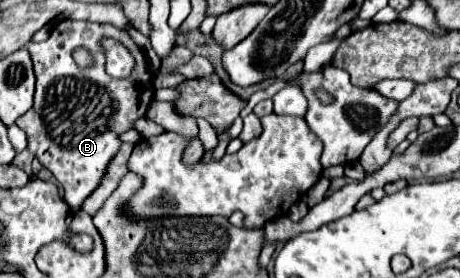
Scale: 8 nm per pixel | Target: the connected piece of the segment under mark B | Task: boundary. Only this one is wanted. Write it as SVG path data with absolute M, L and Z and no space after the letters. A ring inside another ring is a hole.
M61 21L51 37L43 43L29 43L29 55L33 59L33 71L37 77L35 103L17 119L17 125L27 133L29 151L47 167L61 183L65 201L73 211L79 211L81 203L99 185L107 171L109 161L115 157L121 141L119 133L131 129L133 121L145 117L149 103L153 101L153 75L147 65L147 57L125 31L113 25L87 23L87 21ZM101 39L117 39L129 47L135 59L133 75L129 79L113 79L105 71L105 53ZM75 47L93 49L95 65L85 71L73 61Z

